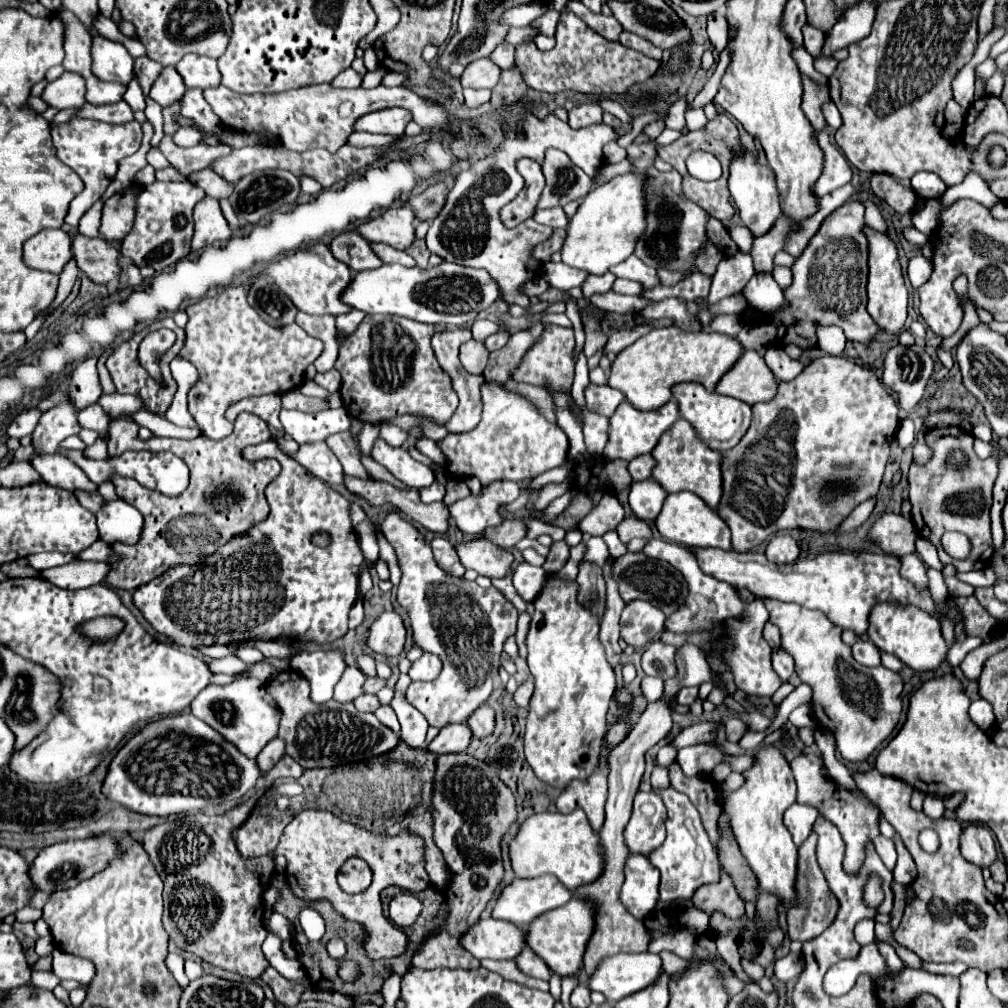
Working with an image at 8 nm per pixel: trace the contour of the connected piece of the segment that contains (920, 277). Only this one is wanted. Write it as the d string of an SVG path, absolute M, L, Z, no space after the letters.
M912 258L908 270L910 270L908 276L910 276L912 286L918 288L920 284L924 284L930 278L930 274L932 274L932 262L926 260L926 258Z

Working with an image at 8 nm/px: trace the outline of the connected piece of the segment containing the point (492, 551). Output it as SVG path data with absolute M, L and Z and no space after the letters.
M468 540L456 546L460 562L476 570L480 576L504 578L512 570L514 556L508 550L496 548L488 540Z

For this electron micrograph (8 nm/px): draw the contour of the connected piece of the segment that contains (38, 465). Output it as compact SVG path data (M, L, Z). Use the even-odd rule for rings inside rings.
M52 454L52 456L34 456L32 466L40 472L40 476L58 488L64 490L94 490L96 484L88 480L88 476L64 454Z

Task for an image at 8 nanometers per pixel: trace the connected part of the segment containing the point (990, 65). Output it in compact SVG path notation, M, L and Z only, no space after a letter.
M986 58L980 66L976 66L976 74L984 80L988 80L992 74L996 74L996 60L994 58Z

